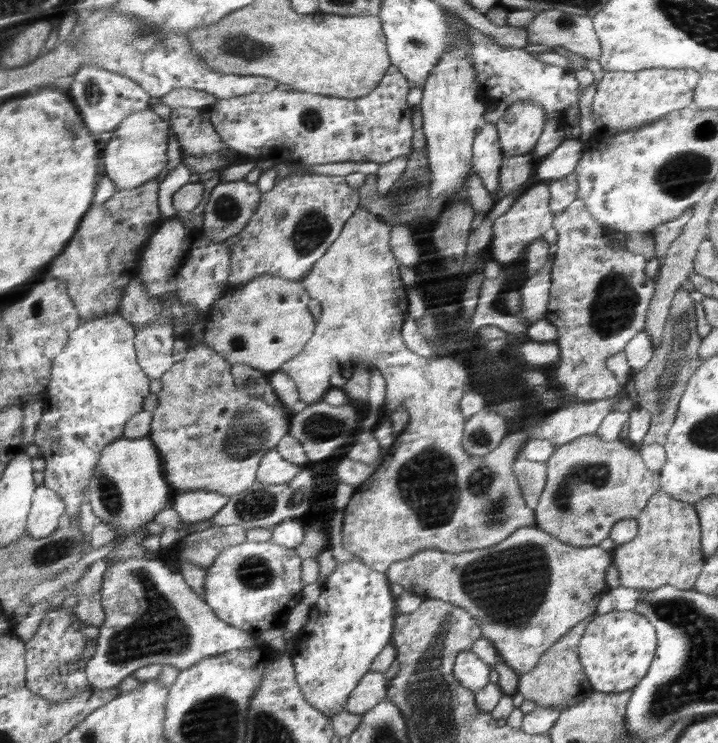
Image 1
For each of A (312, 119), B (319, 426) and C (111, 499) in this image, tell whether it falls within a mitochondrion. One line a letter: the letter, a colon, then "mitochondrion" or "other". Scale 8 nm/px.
A: mitochondrion
B: mitochondrion
C: mitochondrion

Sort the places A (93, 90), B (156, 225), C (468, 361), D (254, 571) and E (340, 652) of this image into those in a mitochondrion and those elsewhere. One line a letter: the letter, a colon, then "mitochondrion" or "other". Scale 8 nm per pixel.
A: mitochondrion
B: other
C: other
D: mitochondrion
E: other

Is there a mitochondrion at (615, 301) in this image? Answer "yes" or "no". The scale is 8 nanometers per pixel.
yes

